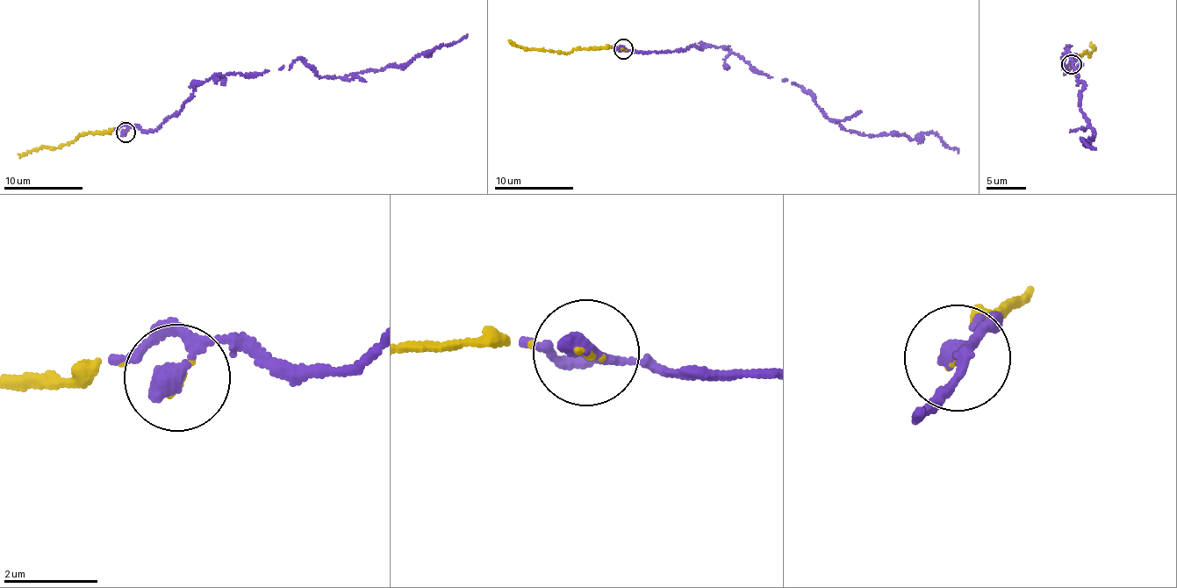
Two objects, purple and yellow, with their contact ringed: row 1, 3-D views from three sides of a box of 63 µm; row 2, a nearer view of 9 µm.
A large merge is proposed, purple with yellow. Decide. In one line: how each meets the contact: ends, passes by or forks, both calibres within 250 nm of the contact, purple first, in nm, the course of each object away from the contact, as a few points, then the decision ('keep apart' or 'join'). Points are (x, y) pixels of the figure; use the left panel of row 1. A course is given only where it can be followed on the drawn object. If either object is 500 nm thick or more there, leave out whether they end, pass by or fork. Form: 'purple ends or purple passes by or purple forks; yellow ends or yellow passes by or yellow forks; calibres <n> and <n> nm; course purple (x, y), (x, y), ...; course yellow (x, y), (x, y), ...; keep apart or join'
purple passes by; yellow ends; calibres 300 and 80 nm; course purple (125, 132), (153, 132), (218, 75), (302, 60), (315, 74), (344, 78), (405, 67), (467, 34); course yellow (125, 132), (111, 129), (84, 132), (57, 147), (39, 146), (17, 154); join

